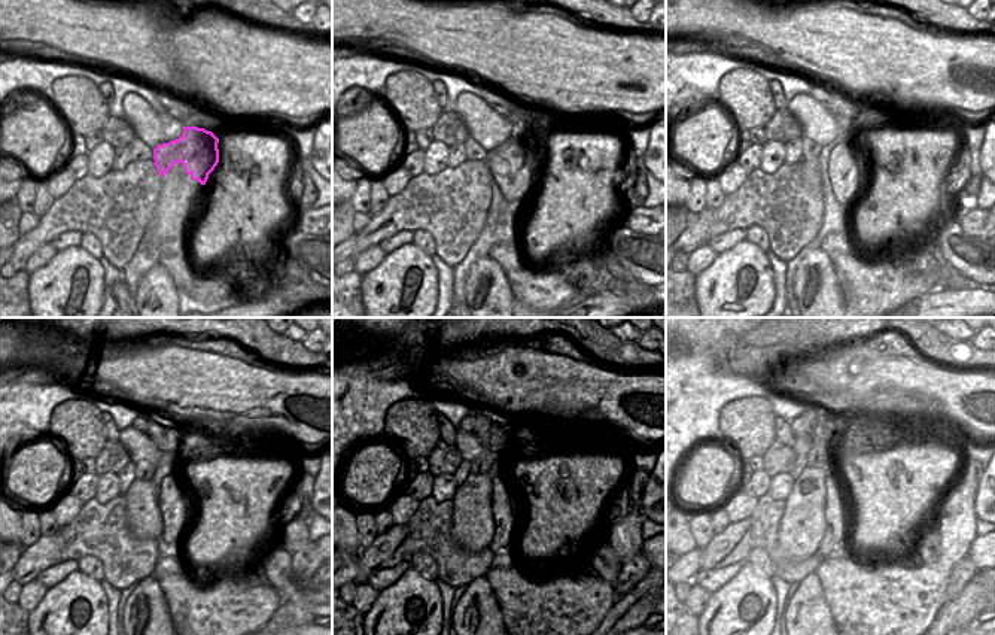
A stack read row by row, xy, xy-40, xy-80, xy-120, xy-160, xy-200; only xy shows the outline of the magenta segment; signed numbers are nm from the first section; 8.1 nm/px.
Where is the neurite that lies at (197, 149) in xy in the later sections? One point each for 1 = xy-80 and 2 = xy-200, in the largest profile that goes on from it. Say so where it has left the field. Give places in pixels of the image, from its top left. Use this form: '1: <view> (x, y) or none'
1: xy-80 (848, 164)
2: xy-200 (836, 510)

